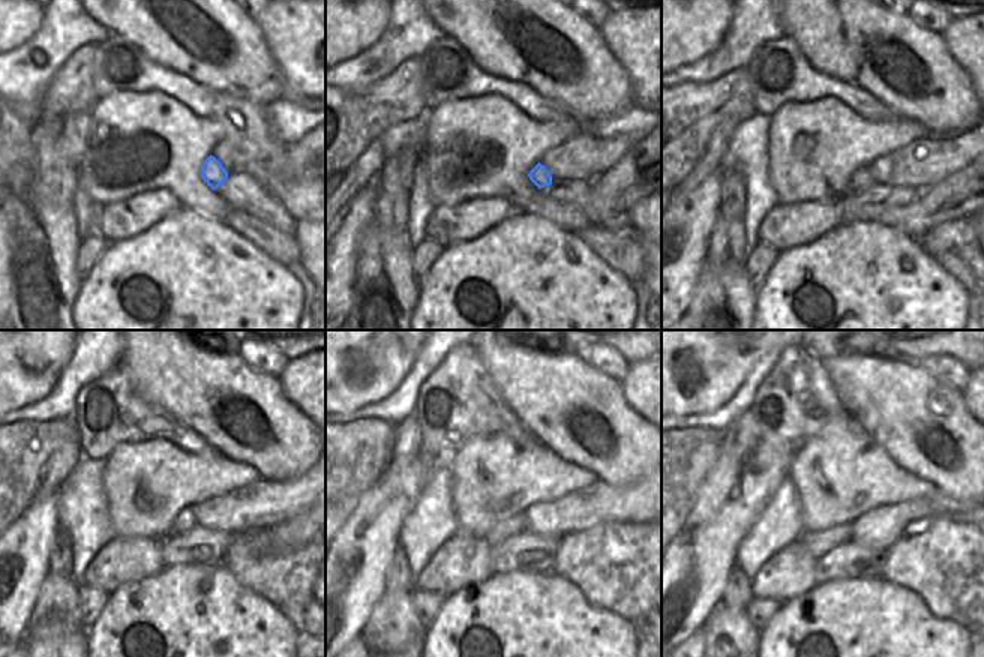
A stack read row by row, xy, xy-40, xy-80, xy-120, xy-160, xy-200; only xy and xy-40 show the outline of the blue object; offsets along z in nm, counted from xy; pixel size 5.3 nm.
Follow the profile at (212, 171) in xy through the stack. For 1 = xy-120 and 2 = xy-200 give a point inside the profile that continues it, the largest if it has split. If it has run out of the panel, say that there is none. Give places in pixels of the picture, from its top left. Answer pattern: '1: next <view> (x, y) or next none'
1: next xy-120 (185, 521)
2: next xy-200 (818, 543)

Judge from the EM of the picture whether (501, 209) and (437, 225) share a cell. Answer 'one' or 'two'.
one

